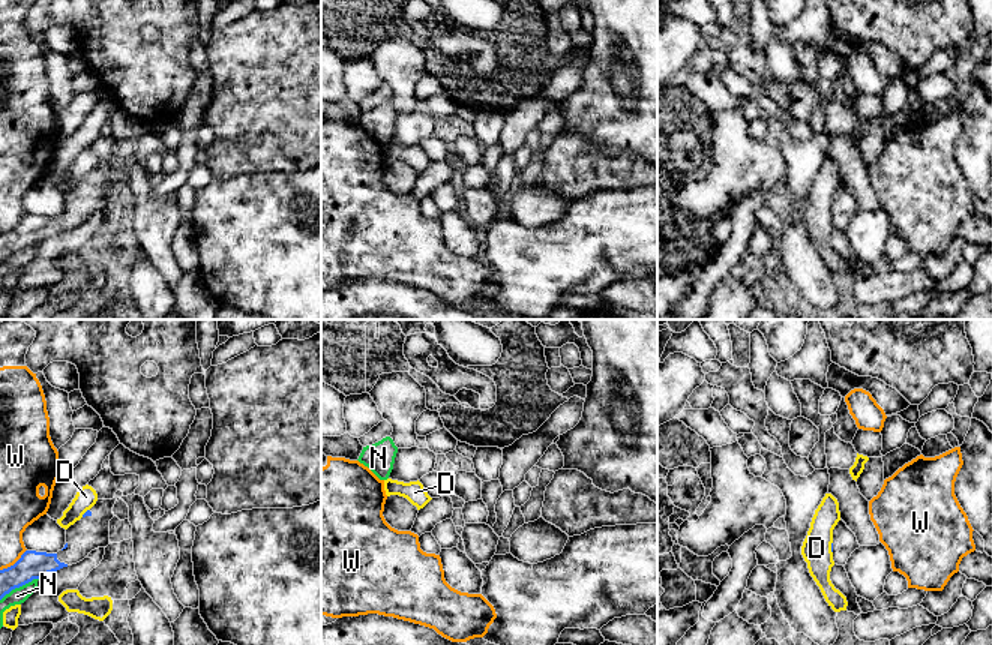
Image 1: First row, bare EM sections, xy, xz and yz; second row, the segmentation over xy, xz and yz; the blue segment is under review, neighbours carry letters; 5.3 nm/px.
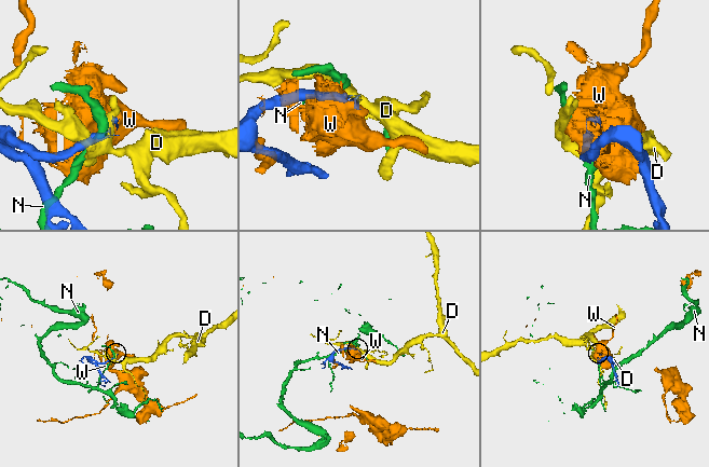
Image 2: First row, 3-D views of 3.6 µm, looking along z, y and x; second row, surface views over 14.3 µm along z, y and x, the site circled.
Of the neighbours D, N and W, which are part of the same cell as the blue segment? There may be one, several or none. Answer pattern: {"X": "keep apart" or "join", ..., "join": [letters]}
{"D": "keep apart", "N": "keep apart", "W": "keep apart", "join": []}

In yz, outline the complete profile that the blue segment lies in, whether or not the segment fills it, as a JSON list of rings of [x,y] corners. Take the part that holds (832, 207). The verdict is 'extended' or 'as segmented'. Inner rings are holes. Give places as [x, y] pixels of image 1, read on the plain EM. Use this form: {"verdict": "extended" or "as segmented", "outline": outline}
{"verdict": "extended", "outline": [[[840,183],[833,194],[831,216],[834,228],[845,231],[851,218],[858,212],[860,208],[855,198]]]}

